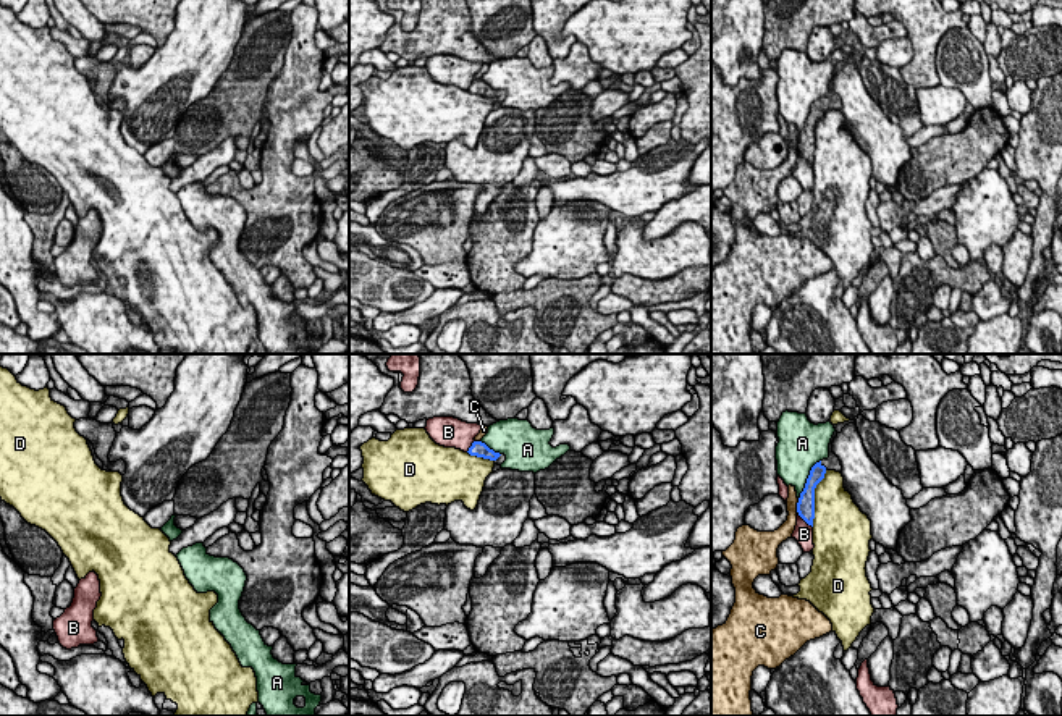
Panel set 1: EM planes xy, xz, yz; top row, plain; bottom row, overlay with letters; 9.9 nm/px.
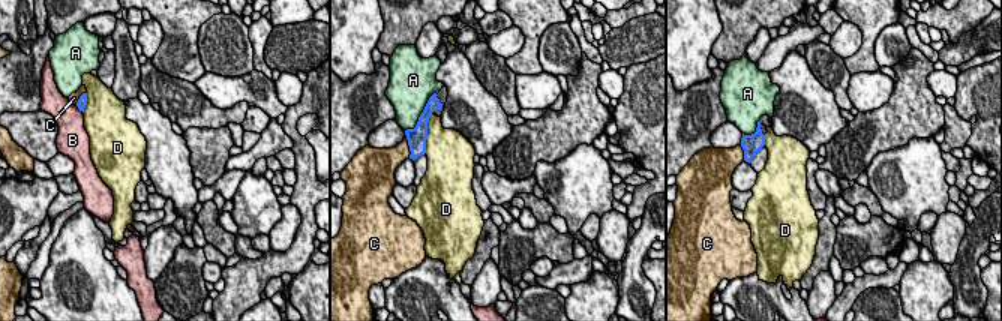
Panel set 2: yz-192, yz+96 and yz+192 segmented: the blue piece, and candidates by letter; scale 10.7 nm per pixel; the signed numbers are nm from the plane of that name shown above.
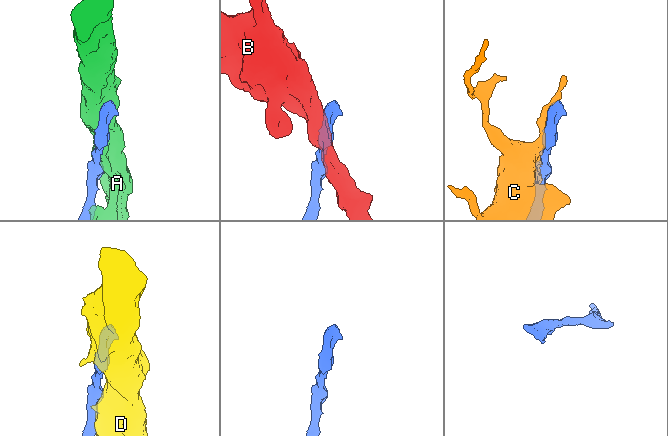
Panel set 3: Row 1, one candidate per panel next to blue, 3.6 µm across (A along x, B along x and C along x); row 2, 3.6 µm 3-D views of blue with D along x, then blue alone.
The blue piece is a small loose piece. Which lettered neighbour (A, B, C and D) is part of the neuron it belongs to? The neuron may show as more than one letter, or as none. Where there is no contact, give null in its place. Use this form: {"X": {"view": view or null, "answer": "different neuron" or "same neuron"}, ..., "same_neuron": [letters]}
{"A": {"view": "yz", "answer": "different neuron"}, "B": {"view": "yz", "answer": "different neuron"}, "C": {"view": "yz", "answer": "different neuron"}, "D": {"view": "yz", "answer": "different neuron"}, "same_neuron": []}

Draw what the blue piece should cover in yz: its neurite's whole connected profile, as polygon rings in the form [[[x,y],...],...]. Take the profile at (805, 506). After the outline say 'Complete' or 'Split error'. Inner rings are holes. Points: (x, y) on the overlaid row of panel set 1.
[[[834,432],[834,435],[832,435],[832,438],[831,438],[831,443],[829,443],[829,457],[816,462],[816,464],[811,467],[810,475],[808,475],[807,483],[805,483],[805,488],[803,488],[803,491],[800,493],[800,498],[799,498],[799,503],[797,503],[797,512],[799,512],[799,516],[800,516],[808,525],[811,525],[811,527],[813,527],[813,519],[815,519],[815,488],[816,488],[816,485],[824,478],[824,474],[826,474],[828,470],[842,472],[841,461],[839,461],[839,457],[832,453],[832,441],[834,441],[836,436],[837,436],[837,432]]]. Split error

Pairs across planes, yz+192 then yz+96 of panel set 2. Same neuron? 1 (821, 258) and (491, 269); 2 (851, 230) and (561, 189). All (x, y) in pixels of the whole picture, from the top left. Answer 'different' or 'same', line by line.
1: different
2: different

